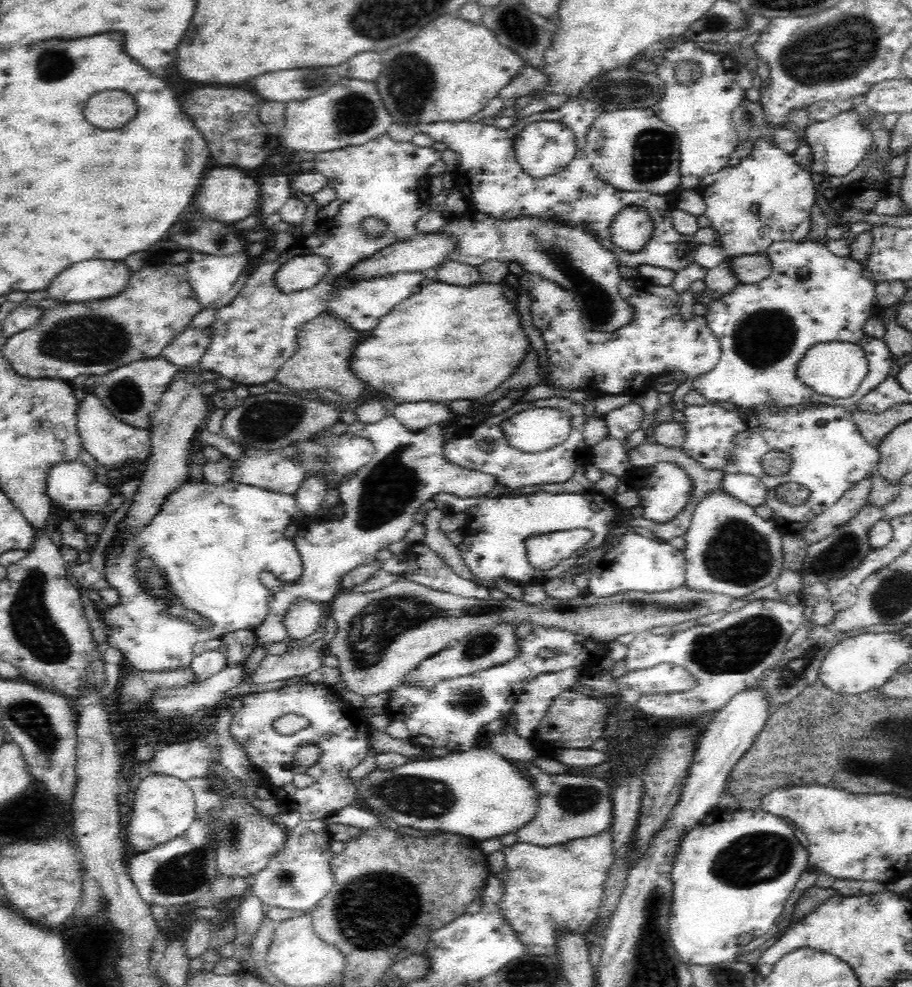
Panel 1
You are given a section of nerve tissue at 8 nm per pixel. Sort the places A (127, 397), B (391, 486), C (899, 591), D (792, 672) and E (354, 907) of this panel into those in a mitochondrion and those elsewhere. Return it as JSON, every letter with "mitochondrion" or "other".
{"A":"mitochondrion","B":"mitochondrion","C":"mitochondrion","D":"mitochondrion","E":"mitochondrion"}

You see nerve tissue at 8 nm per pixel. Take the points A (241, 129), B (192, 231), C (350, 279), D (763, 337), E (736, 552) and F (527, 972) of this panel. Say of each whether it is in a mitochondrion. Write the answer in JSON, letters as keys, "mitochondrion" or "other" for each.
{"A":"other","B":"mitochondrion","C":"other","D":"mitochondrion","E":"mitochondrion","F":"mitochondrion"}

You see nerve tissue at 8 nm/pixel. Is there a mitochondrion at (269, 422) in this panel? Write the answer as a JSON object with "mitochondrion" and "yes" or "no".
{"mitochondrion":"yes"}

